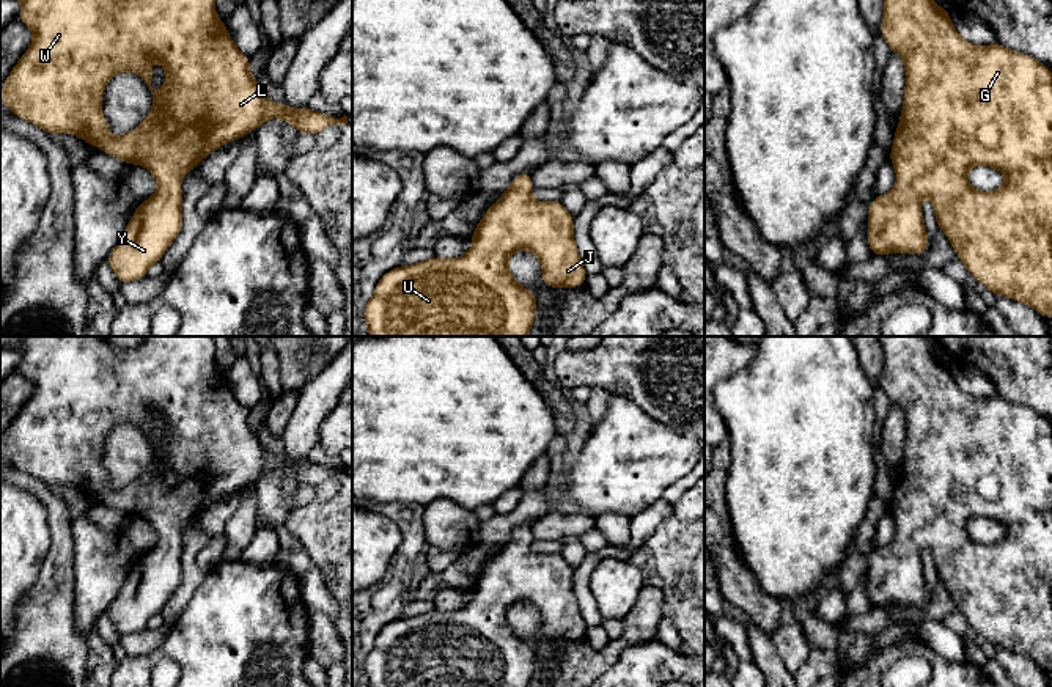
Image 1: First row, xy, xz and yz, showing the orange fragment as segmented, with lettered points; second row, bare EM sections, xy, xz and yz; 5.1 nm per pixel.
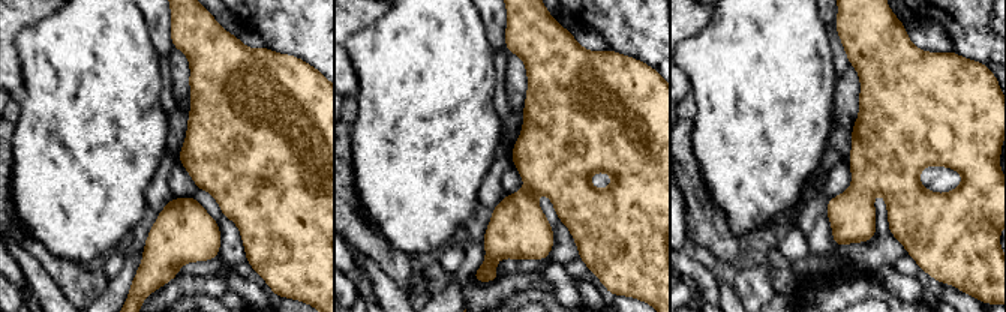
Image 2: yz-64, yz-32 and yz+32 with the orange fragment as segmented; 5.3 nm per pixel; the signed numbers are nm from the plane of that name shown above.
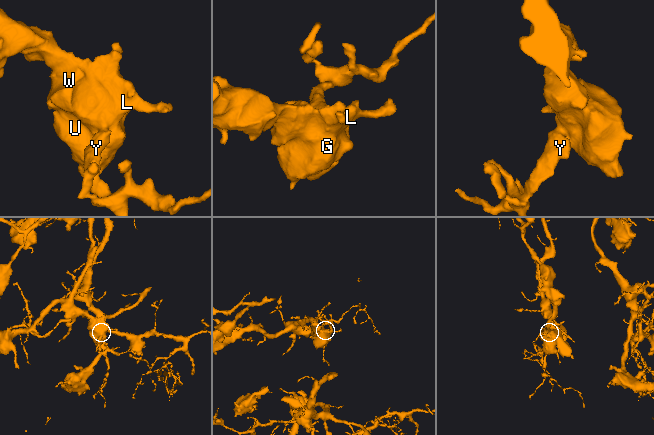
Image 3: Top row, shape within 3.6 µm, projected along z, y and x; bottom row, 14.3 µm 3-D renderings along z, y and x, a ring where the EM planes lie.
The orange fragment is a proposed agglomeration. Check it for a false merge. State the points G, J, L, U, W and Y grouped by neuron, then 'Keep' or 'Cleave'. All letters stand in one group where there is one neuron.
Groups: G J L U W Y. Keep

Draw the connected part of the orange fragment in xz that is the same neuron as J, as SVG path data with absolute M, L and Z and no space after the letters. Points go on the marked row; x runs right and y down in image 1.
M532 171L514 176L511 186L489 206L470 234L472 248L461 258L429 258L398 266L376 285L363 310L371 336L527 336L533 327L538 300L519 285L508 259L519 250L532 252L541 263L541 281L555 289L585 286L587 272L574 242L574 217L561 201L532 198Z

